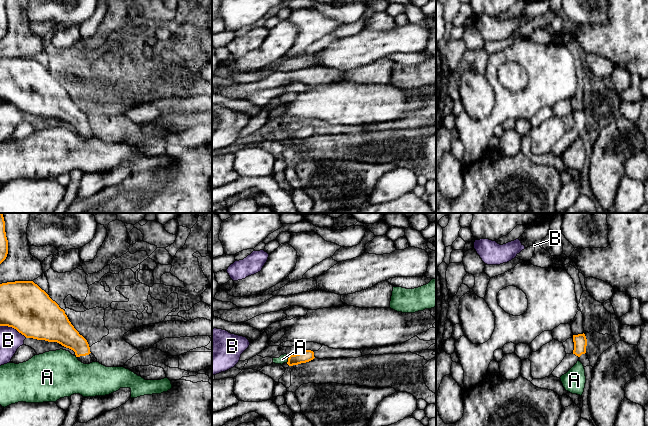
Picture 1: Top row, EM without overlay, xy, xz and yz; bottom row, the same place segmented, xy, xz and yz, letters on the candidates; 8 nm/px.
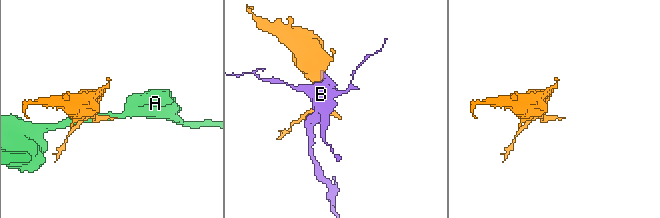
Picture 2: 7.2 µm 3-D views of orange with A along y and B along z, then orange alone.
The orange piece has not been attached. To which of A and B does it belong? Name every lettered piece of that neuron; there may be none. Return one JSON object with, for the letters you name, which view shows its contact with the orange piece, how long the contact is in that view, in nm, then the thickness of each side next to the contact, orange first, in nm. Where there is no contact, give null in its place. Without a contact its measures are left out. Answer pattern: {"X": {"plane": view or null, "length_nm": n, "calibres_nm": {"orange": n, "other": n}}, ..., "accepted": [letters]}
{"accepted": []}

